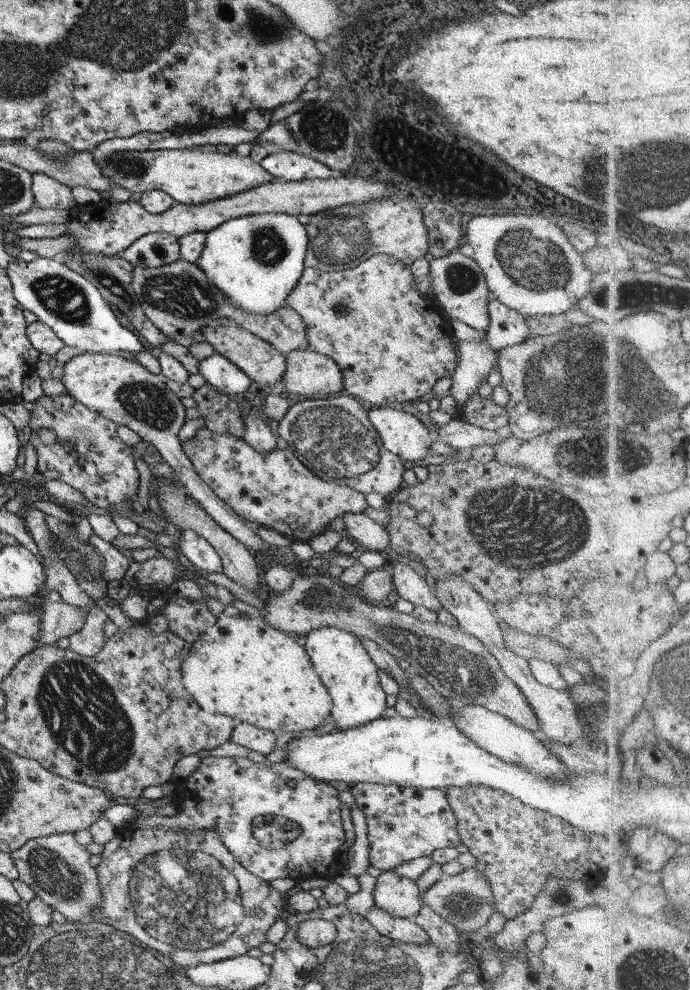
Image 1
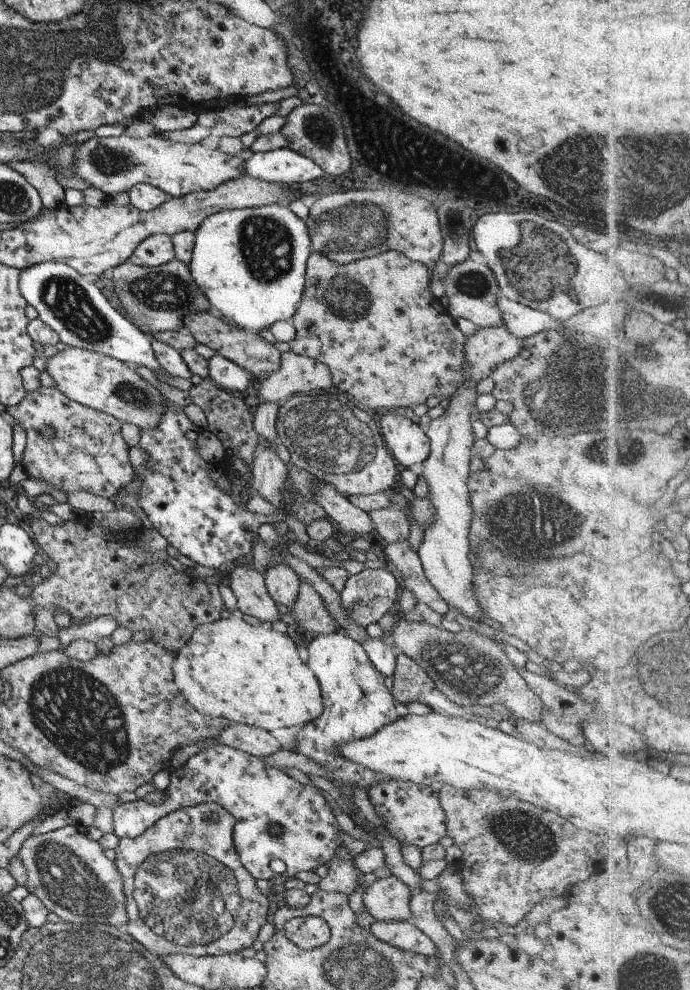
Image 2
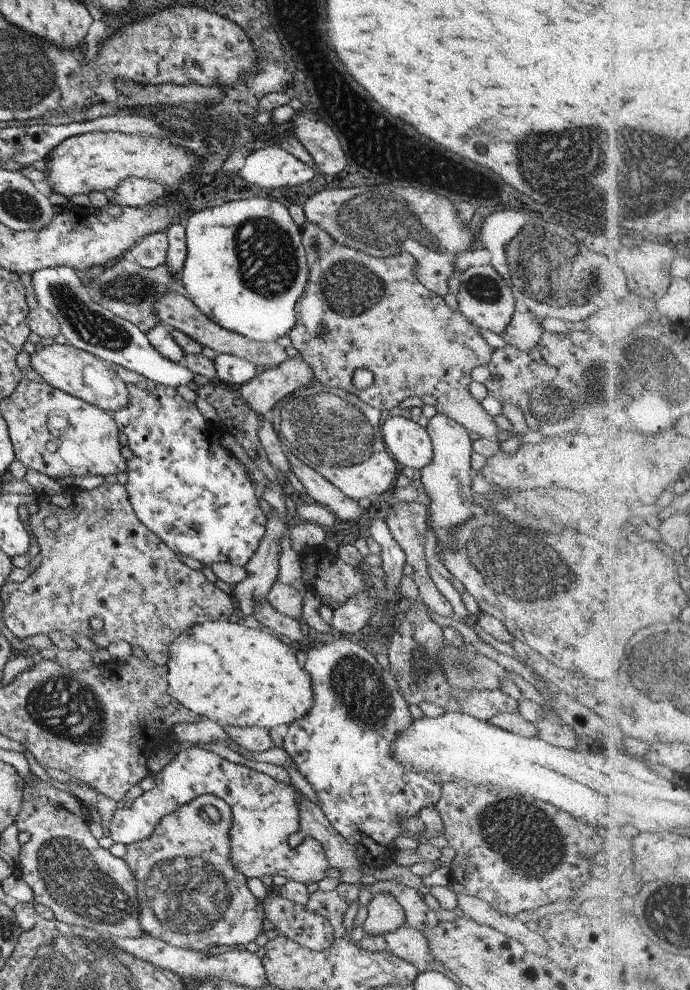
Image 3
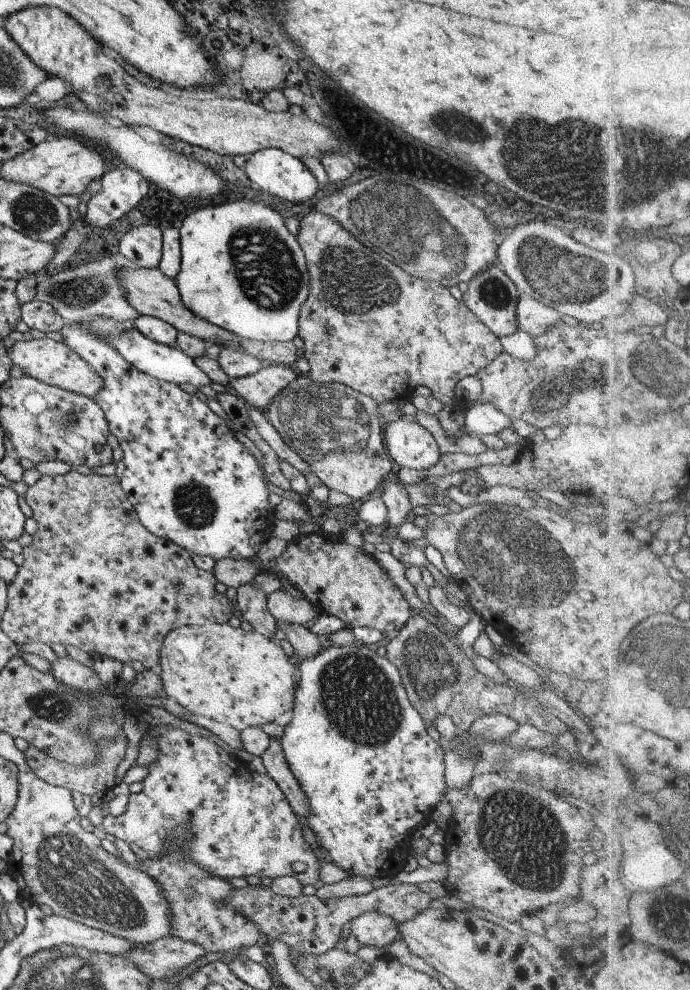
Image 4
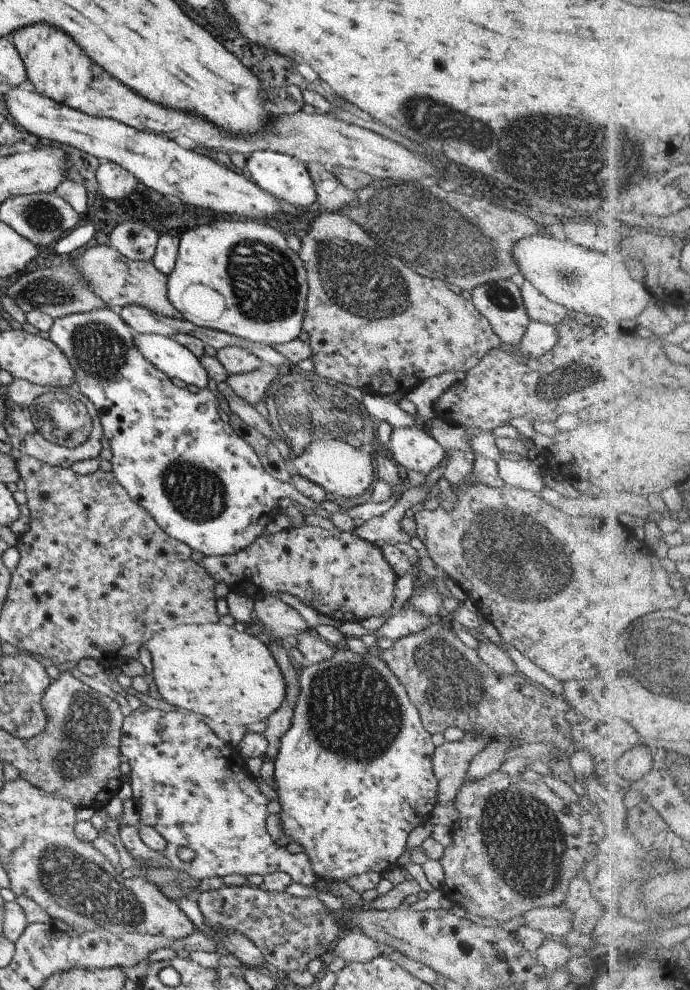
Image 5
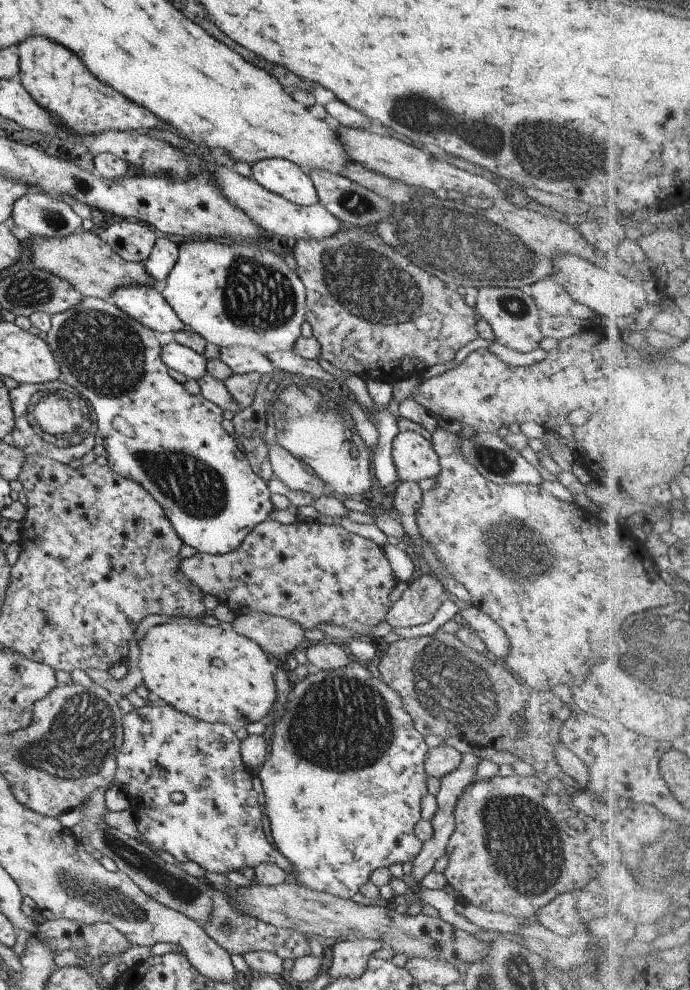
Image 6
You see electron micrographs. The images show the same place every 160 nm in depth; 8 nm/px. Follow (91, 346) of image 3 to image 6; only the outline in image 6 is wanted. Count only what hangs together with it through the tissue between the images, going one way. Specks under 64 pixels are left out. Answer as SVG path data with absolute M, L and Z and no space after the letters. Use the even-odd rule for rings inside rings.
M175 341L160 346L159 358L167 368L173 368L179 374L183 374L186 380L197 380L206 374L206 360L203 355Z

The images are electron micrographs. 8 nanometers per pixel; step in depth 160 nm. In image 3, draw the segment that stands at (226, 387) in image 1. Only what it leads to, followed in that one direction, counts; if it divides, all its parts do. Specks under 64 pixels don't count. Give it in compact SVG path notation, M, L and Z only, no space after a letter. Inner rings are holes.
M216 355L212 363L216 372L216 380L234 389L251 381L260 370L249 361L233 355Z

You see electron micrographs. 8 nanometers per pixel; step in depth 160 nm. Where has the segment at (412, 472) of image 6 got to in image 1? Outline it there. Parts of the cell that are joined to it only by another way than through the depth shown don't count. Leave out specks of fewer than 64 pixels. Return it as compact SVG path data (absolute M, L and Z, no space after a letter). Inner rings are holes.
M389 406L370 407L367 412L383 447L401 462L416 462L429 454L433 438L413 414Z

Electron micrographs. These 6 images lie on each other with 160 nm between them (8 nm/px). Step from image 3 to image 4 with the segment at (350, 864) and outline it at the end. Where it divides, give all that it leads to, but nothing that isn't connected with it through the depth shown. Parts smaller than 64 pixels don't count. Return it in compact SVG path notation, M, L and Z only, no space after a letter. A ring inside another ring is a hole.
M270 738L269 746L264 750L260 758L267 776L272 778L273 782L279 787L279 790L283 792L286 803L291 806L291 810L297 816L303 816L307 820L307 816L309 816L307 798L303 796L303 792L301 792L297 781L289 772L279 739L277 741Z

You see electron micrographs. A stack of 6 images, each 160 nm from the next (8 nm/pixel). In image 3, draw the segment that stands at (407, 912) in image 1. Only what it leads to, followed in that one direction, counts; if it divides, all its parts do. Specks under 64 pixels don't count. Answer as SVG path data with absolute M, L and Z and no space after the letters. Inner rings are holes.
M375 893L366 904L366 911L362 923L364 934L382 935L405 923L403 909L391 893Z

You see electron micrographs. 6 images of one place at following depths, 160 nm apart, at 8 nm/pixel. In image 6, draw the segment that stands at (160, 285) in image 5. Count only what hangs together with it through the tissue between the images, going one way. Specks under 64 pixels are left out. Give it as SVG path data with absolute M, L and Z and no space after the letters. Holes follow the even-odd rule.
M89 231L56 239L43 237L31 238L32 259L38 269L50 272L66 280L81 296L109 299L109 294L119 287L131 286L158 286L147 274L144 261L138 263L127 262L116 255L105 241L99 239Z

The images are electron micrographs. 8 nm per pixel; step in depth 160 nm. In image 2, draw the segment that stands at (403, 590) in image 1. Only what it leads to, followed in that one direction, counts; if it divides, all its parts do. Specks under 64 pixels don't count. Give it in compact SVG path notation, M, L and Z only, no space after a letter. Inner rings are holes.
M407 541L385 545L381 552L392 571L395 572L401 587L407 588L417 602L425 604L437 614L449 610L447 603L427 582L416 552L407 547Z

